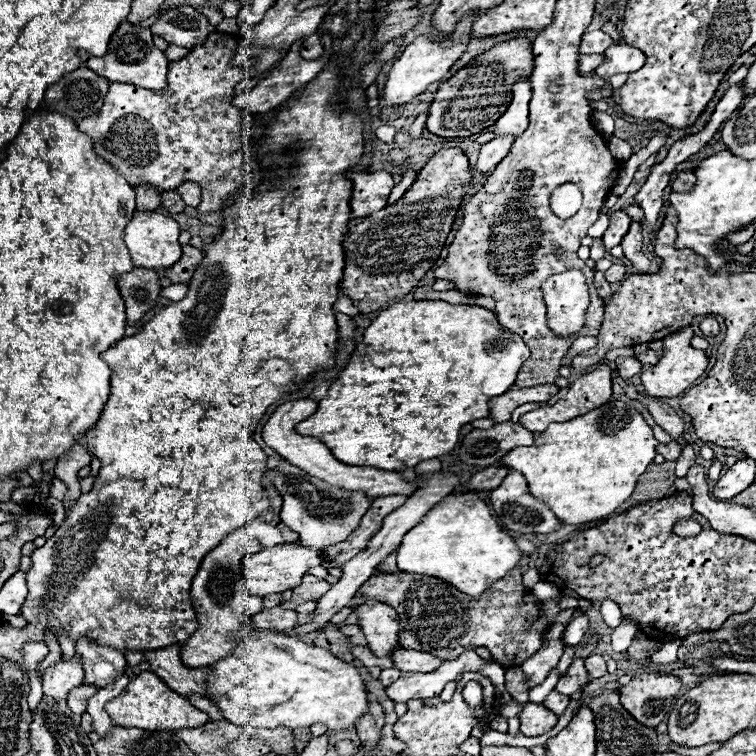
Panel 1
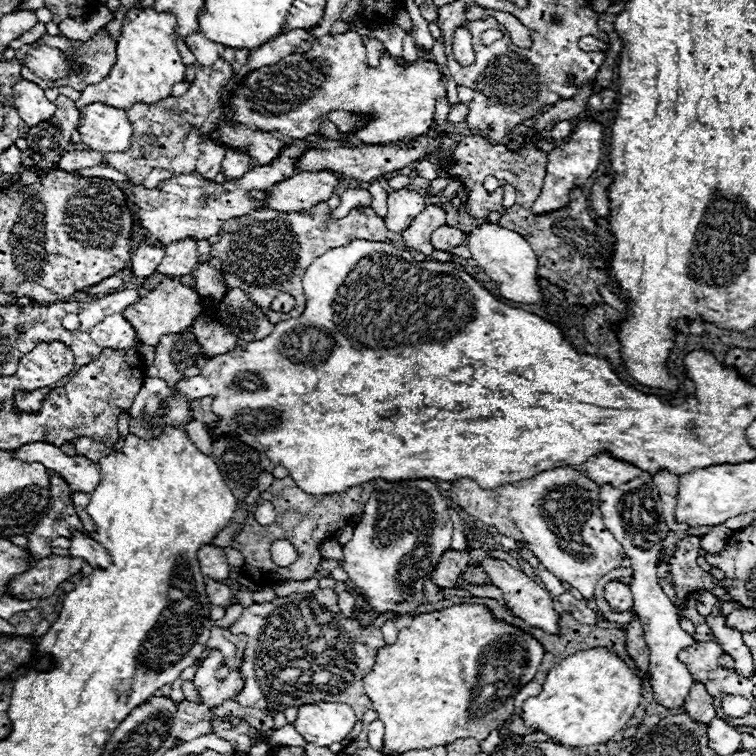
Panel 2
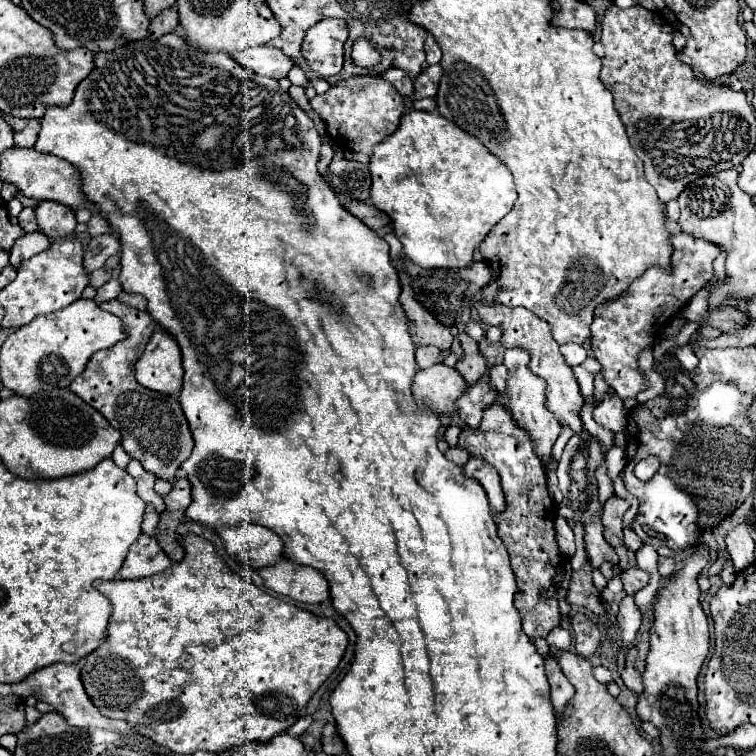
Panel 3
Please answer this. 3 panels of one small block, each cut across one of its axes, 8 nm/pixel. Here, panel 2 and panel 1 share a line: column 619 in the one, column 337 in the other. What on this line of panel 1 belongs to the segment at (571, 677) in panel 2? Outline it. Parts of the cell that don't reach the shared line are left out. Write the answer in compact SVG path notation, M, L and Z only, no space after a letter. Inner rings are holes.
M256 630L244 636L236 636L238 648L228 658L212 664L212 678L208 678L208 694L212 702L222 710L224 718L238 726L256 728L290 728L302 730L314 724L326 724L328 730L340 732L358 724L368 714L368 690L362 674L356 666L336 658L330 650L304 644L296 638L286 638L278 630Z

